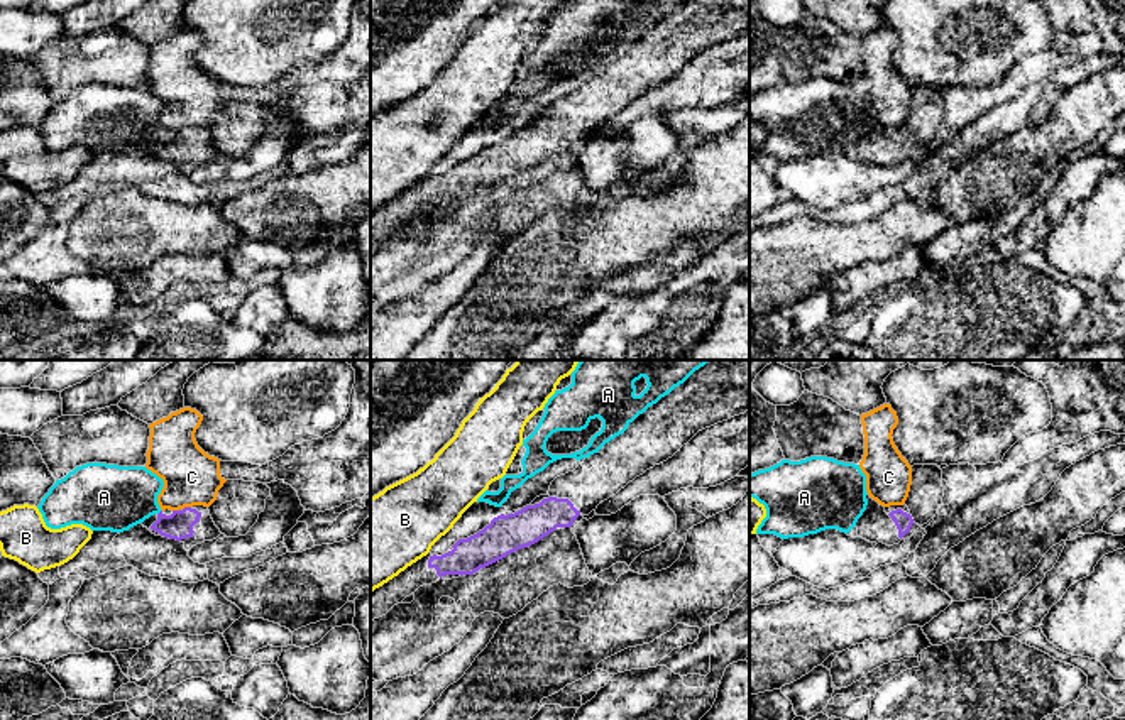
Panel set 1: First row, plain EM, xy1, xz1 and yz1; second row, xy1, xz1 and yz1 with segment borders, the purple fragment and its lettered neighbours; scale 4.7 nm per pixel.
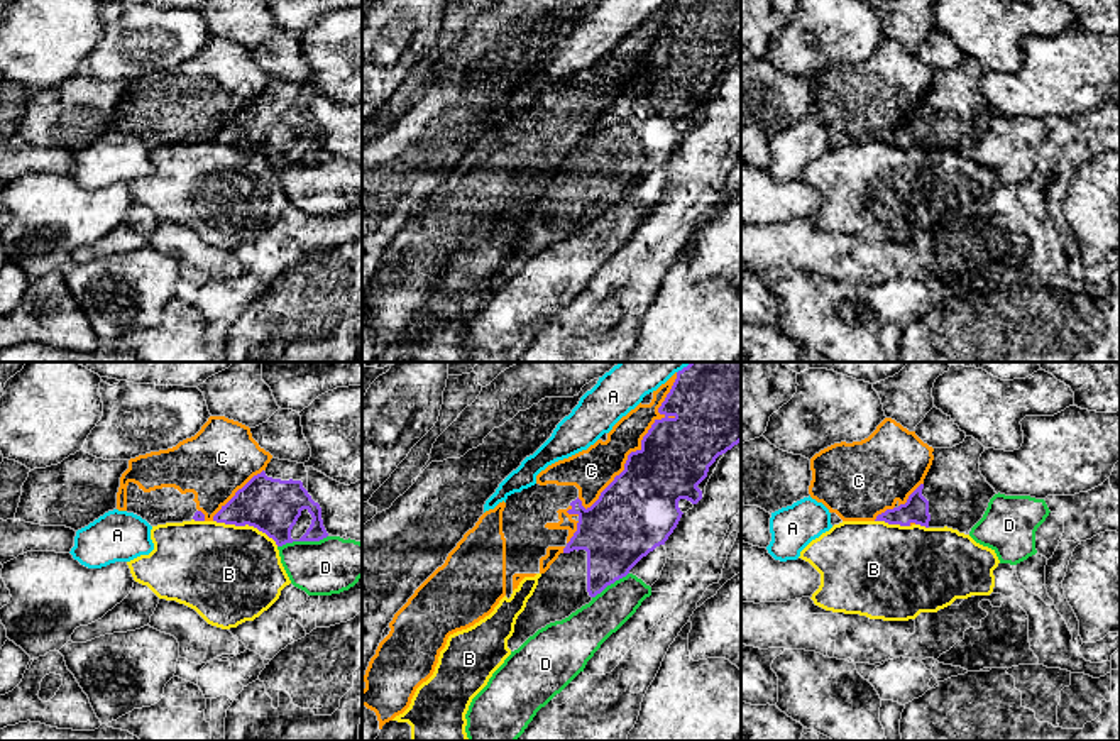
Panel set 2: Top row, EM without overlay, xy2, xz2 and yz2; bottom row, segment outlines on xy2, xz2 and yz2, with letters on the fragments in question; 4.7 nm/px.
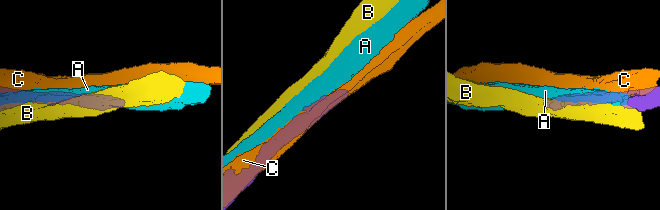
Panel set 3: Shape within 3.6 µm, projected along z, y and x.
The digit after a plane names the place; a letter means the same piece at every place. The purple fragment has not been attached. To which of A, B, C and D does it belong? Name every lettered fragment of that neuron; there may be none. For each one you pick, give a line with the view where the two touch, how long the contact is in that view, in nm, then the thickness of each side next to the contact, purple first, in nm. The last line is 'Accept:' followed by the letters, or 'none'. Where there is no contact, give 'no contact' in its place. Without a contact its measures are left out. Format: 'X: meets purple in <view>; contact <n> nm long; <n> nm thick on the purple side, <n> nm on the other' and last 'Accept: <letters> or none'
Accept: none

